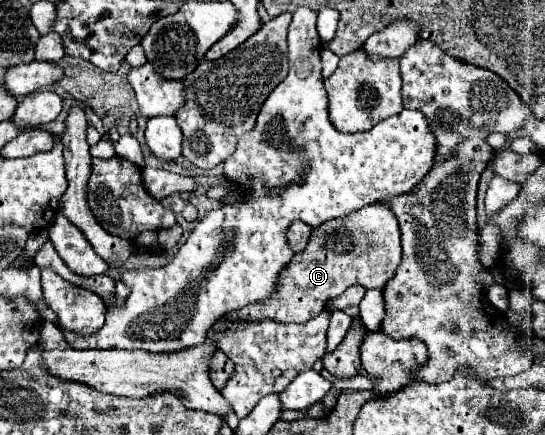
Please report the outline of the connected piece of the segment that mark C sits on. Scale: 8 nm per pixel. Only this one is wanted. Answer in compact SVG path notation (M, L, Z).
M371 204L371 206L365 206L365 208L349 214L347 218L329 220L329 222L321 224L319 228L315 228L305 252L295 254L291 264L283 268L281 282L279 282L273 298L269 298L269 302L251 304L251 306L245 306L241 310L235 310L233 314L229 314L229 318L233 318L233 320L265 320L265 318L271 318L275 322L303 324L303 322L315 318L325 308L325 304L329 300L337 298L341 292L345 292L353 284L383 290L385 284L397 272L399 264L401 264L401 230L399 230L397 218L389 206Z

